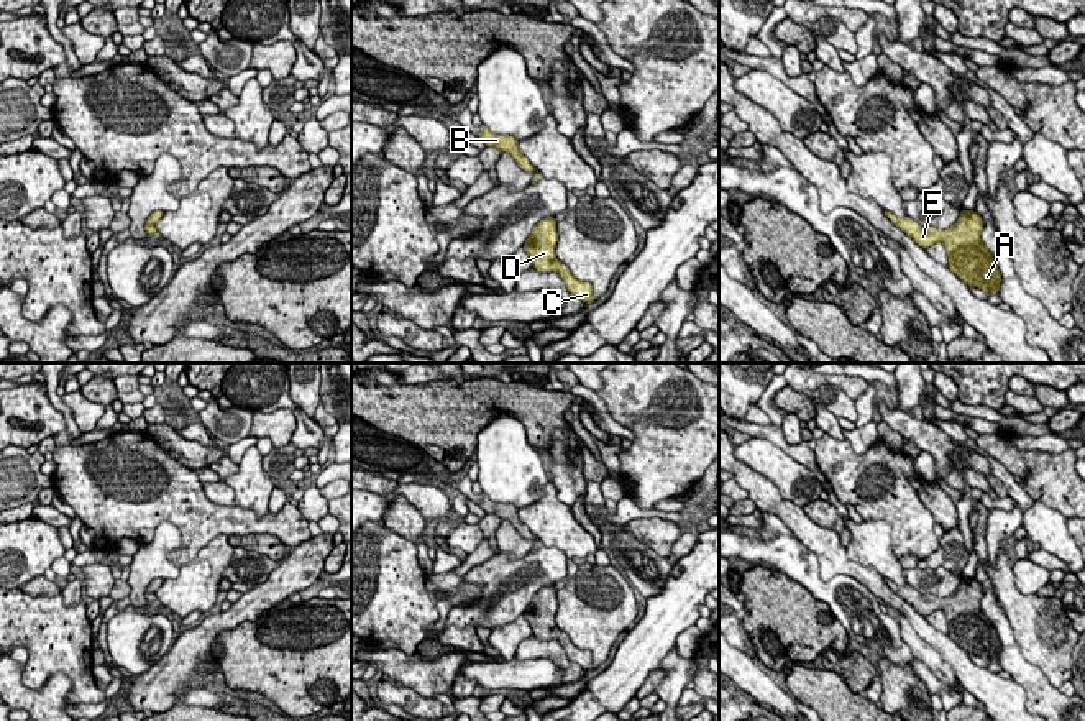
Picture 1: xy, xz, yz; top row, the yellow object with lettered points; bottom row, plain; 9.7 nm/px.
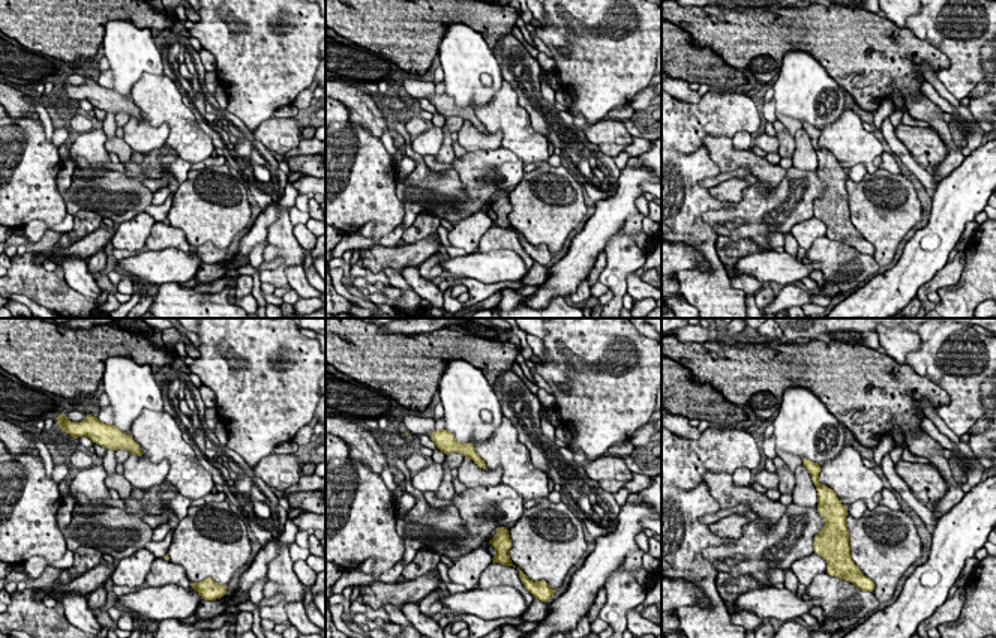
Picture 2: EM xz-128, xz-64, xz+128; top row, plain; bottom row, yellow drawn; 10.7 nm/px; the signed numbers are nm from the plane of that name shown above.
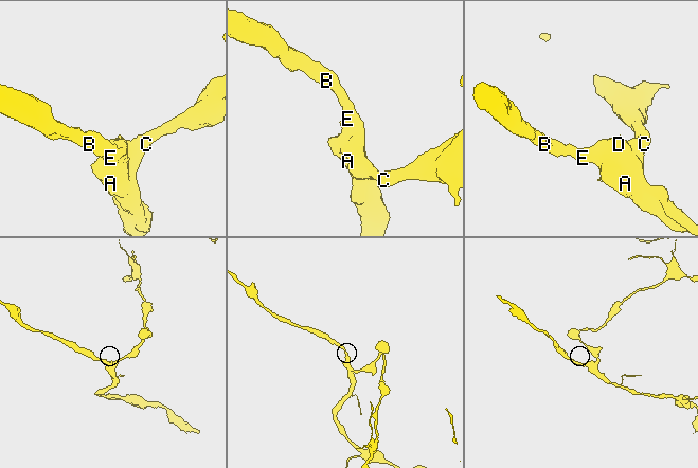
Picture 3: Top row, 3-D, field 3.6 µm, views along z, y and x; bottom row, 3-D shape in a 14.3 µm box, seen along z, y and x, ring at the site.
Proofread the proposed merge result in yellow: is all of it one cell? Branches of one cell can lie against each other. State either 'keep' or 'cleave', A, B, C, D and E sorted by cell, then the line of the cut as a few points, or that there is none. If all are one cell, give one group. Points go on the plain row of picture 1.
keep; groups A B C D E; cut none

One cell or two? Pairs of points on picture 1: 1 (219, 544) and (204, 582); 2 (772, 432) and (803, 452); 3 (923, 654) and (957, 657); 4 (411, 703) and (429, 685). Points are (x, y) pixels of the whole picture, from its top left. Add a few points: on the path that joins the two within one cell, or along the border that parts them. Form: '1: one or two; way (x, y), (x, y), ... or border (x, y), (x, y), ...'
1: one; way (217, 554), (206, 572)
2: one; way (780, 440), (795, 452)
3: two; border (913, 629), (939, 654), (959, 680)
4: two; border (404, 685), (432, 698)

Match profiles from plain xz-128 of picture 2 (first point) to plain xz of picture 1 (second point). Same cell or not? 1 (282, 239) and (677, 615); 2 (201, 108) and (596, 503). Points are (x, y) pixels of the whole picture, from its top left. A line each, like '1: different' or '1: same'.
1: different
2: different

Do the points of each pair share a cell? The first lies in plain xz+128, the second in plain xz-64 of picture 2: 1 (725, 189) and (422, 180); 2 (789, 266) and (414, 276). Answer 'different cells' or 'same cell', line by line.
1: same cell
2: different cells

